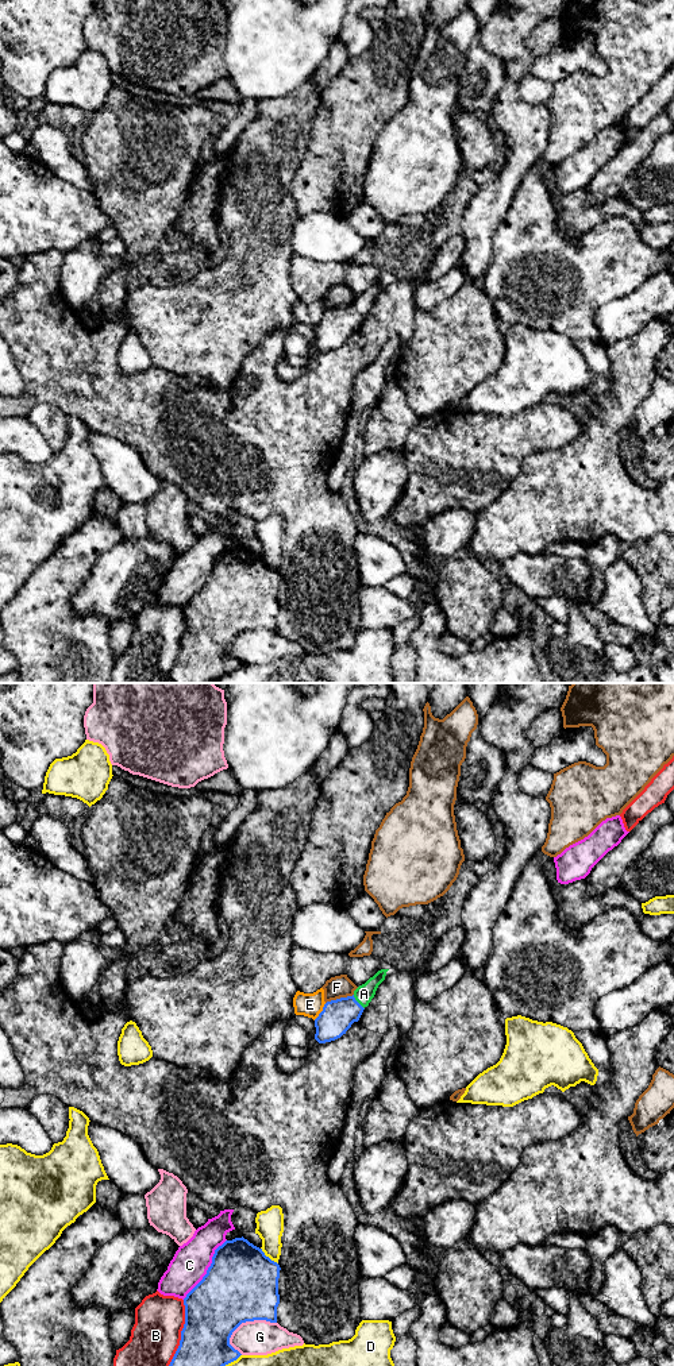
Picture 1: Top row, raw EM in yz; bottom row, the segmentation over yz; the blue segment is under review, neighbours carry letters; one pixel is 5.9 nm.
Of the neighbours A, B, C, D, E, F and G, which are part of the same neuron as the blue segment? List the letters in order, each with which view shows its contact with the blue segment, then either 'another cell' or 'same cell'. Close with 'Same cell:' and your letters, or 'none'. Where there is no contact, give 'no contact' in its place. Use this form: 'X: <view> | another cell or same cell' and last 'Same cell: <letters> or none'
A: yz | same cell
B: yz | another cell
C: yz | another cell
D: yz | another cell
E: yz | another cell
F: yz | another cell
G: yz | another cell
Same cell: A

